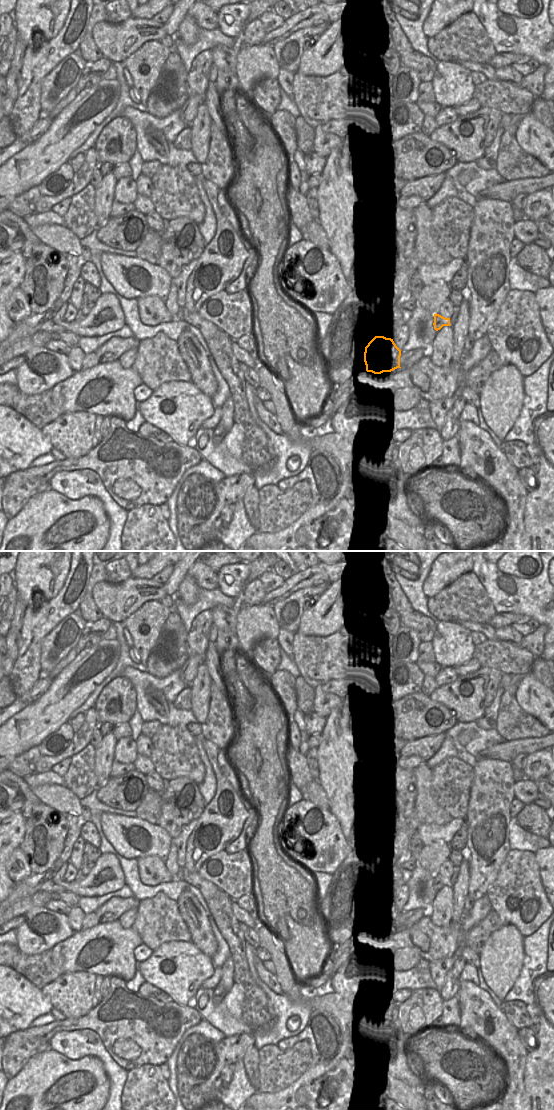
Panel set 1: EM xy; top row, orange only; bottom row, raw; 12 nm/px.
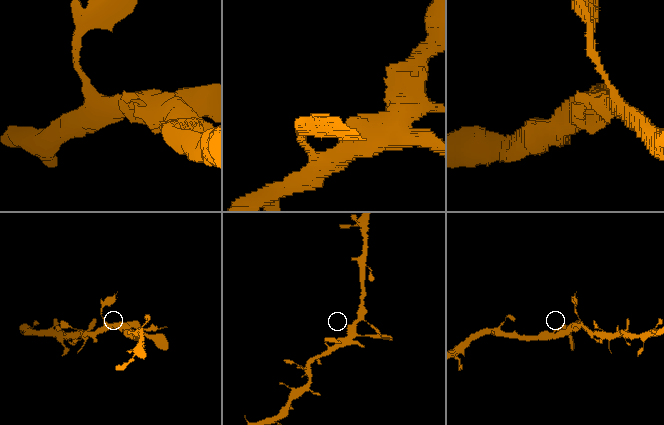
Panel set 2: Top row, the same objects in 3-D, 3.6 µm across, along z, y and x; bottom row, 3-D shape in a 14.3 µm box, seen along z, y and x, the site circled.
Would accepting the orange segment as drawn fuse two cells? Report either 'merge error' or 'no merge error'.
merge error

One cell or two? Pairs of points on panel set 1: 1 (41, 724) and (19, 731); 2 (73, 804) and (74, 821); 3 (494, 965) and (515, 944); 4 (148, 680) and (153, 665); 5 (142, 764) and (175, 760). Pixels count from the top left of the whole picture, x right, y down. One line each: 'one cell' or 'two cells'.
1: one cell
2: two cells
3: one cell
4: two cells
5: two cells

